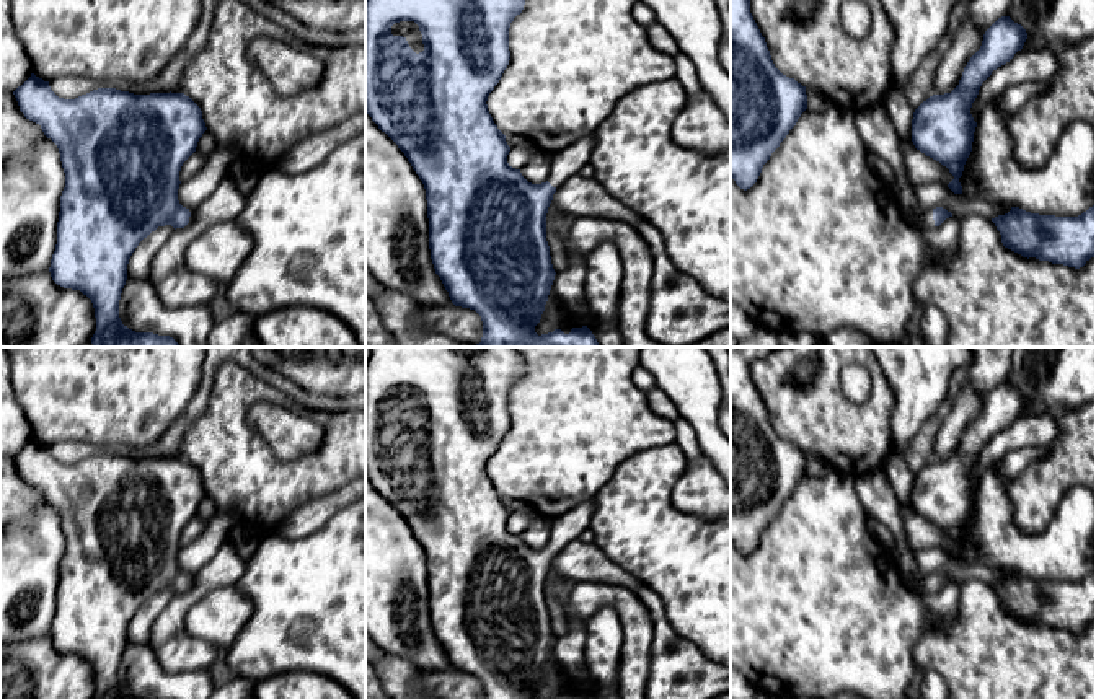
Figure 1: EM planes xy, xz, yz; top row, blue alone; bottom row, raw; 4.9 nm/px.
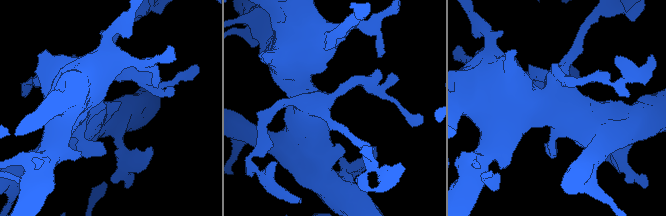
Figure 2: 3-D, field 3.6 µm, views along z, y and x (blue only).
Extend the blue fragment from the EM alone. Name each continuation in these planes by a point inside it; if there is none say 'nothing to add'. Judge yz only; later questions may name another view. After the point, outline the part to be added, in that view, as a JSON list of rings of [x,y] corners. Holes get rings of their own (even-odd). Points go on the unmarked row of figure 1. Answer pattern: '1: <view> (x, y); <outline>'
1: yz (875, 491); [[[884,468],[855,477],[855,489],[866,512],[892,531],[895,539],[892,552],[908,588],[920,595],[933,593],[933,574],[928,577],[917,575],[917,554],[908,546],[899,502]]]

